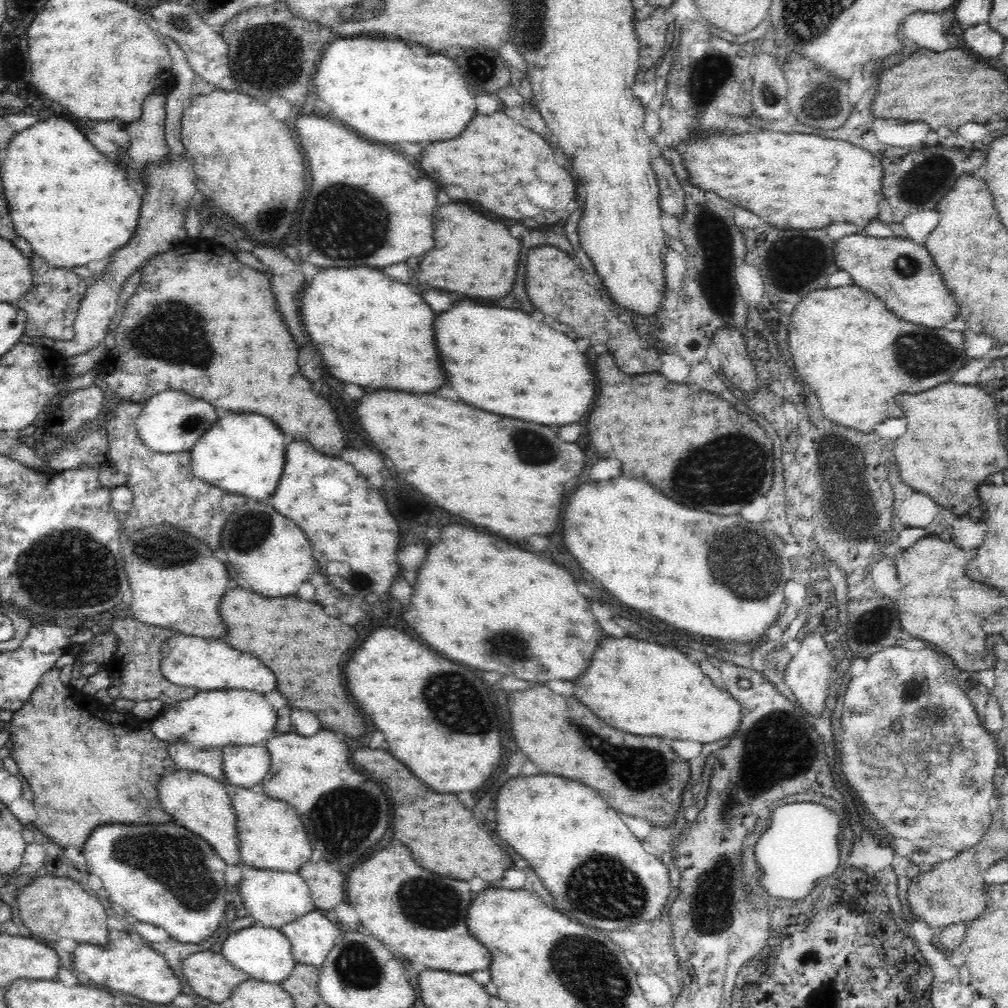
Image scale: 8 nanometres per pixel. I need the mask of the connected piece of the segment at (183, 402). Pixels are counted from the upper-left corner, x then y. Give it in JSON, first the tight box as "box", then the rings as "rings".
{"box":[135,392,216,454],"rings":[[[160,392],[151,396],[143,404],[143,409],[136,419],[135,426],[138,437],[151,451],[172,454],[190,451],[198,437],[202,436],[210,424],[214,424],[216,412],[210,404],[186,396],[184,392]]]}

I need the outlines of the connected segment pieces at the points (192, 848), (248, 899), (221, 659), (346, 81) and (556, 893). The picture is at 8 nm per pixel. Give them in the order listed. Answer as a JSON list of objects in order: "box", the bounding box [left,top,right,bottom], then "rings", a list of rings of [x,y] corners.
[{"box":[80,818,228,944],"rings":[[[173,818],[168,824],[152,826],[102,824],[92,830],[90,838],[82,844],[80,850],[85,858],[87,873],[101,879],[102,893],[113,902],[112,904],[122,911],[129,912],[135,921],[164,928],[170,938],[182,944],[198,944],[206,940],[224,918],[224,908],[228,903],[228,886],[224,883],[224,877],[228,864],[201,836],[176,824]]]},{"box":[238,862,316,929],"rings":[[[241,862],[240,867],[242,877],[238,882],[238,894],[241,902],[246,908],[246,914],[262,922],[264,926],[277,929],[282,924],[288,924],[304,916],[306,912],[316,909],[310,896],[310,889],[298,873],[256,869]]]},{"box":[160,630,276,694],"rings":[[[170,630],[170,638],[162,642],[160,655],[160,673],[168,682],[179,687],[194,687],[198,691],[254,690],[262,694],[276,688],[274,674],[262,666],[258,658],[226,646],[221,638],[208,639]]]},{"box":[312,38,474,144],"rings":[[[340,38],[318,58],[312,88],[358,136],[378,142],[428,144],[458,136],[474,116],[474,96],[446,56],[416,56],[402,40]]]},{"box":[496,774,670,930],"rings":[[[548,774],[510,778],[496,794],[496,832],[532,866],[554,898],[556,908],[580,924],[616,930],[628,928],[638,920],[650,922],[664,910],[670,892],[666,866],[644,852],[642,844],[632,836],[626,824],[610,806],[606,808],[606,802],[602,802],[592,788],[576,780],[562,782],[562,778]]]}]

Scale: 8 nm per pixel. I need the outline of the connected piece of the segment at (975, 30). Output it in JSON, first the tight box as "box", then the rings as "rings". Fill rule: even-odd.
{"box":[963,20,1006,58],"rings":[[[987,20],[967,27],[963,39],[972,52],[984,58],[998,57],[1002,53],[1006,40],[1000,32],[996,32],[990,26]]]}

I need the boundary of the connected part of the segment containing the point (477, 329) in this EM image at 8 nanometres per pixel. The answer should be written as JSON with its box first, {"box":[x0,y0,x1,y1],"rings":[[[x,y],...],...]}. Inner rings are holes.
{"box":[434,302,596,426],"rings":[[[458,302],[434,320],[436,350],[442,368],[462,402],[544,426],[564,426],[584,418],[594,402],[596,380],[576,344],[510,308]]]}

